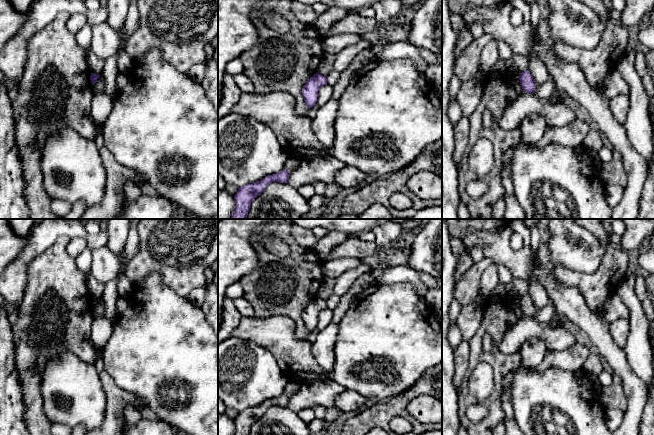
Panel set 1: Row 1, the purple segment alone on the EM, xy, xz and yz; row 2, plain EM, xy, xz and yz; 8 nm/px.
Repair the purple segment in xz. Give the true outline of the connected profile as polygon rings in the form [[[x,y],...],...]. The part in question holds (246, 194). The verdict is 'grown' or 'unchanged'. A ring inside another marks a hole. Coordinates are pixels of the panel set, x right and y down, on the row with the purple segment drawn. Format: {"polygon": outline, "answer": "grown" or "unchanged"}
{"polygon": [[[282,170],[279,173],[268,175],[260,181],[253,182],[238,188],[234,195],[235,209],[230,219],[246,219],[251,202],[260,195],[272,182],[287,183],[290,173]]], "answer": "unchanged"}

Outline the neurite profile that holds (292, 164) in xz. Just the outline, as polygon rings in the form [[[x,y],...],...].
[[[289,158],[286,161],[283,169],[286,170],[287,172],[291,173],[299,167],[300,162],[301,161],[297,158]]]

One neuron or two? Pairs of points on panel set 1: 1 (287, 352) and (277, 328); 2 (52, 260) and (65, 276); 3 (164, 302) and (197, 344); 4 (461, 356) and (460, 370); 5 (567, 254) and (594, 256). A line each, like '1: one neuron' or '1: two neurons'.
1: one neuron
2: one neuron
3: one neuron
4: one neuron
5: one neuron

